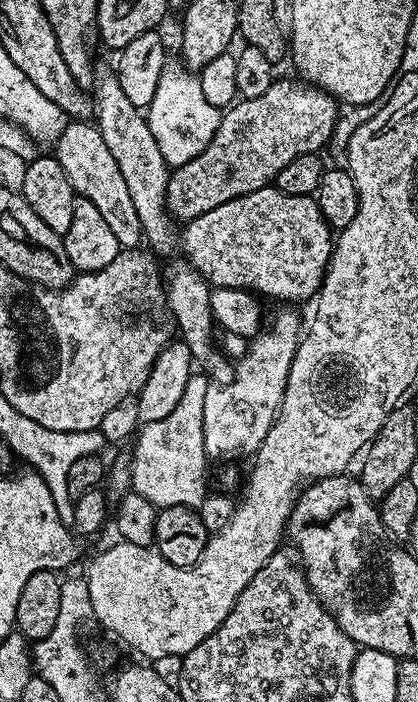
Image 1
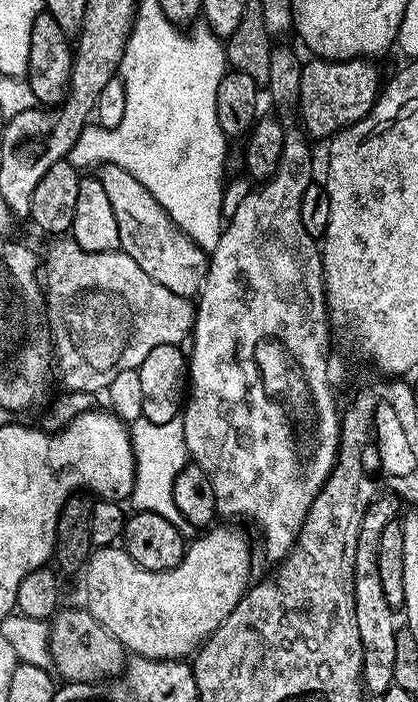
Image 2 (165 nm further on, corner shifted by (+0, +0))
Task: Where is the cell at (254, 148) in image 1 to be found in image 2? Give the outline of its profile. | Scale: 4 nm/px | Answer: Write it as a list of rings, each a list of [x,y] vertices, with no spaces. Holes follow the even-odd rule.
[[[312,58],[300,70],[298,120],[313,141],[336,135],[343,128],[366,118],[382,91],[380,72],[368,58],[354,60],[321,60]]]

